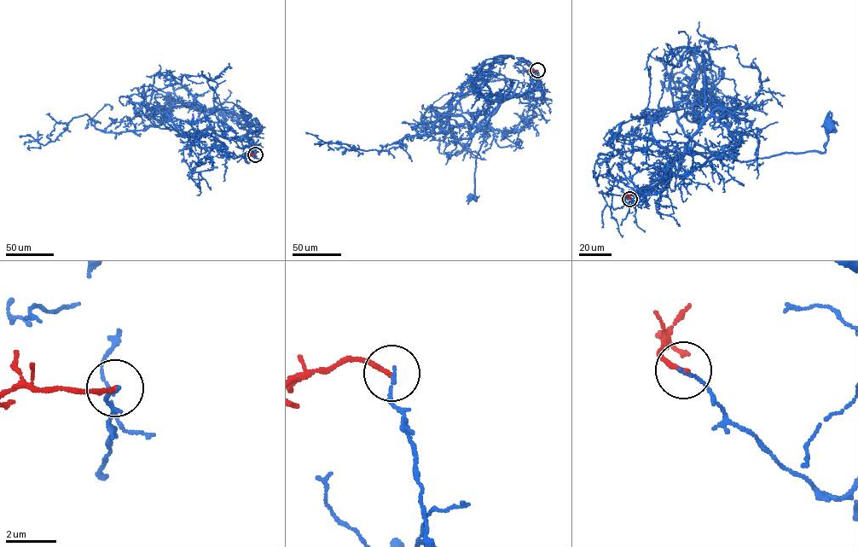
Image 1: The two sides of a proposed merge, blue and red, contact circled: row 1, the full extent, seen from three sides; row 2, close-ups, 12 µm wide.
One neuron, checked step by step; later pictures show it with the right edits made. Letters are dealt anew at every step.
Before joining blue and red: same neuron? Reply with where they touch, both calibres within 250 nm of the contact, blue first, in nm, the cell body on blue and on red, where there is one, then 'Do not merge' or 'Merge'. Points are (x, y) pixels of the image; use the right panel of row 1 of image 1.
Place: (629, 199). Thickness 130 nm (blue) against 190 nm. Soma of blue: (828, 123). Soma of red: none. Do not merge

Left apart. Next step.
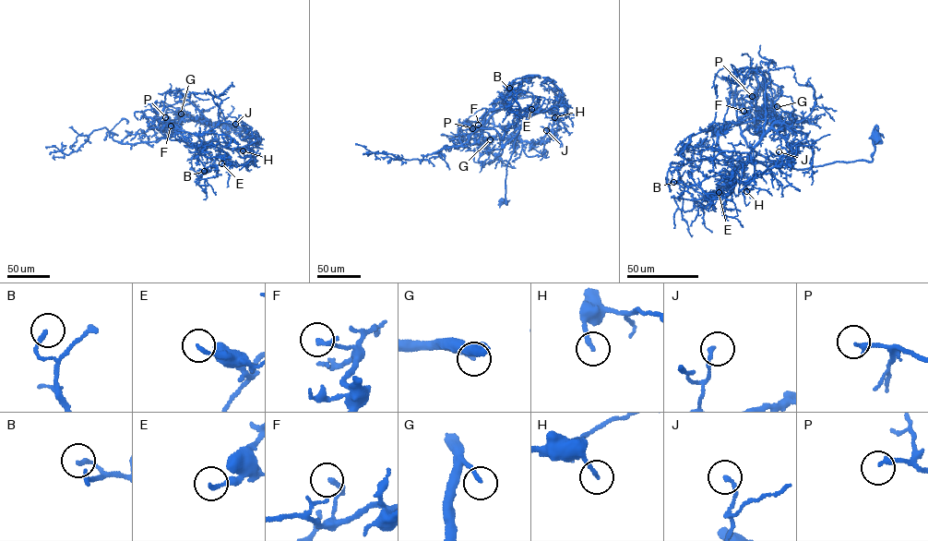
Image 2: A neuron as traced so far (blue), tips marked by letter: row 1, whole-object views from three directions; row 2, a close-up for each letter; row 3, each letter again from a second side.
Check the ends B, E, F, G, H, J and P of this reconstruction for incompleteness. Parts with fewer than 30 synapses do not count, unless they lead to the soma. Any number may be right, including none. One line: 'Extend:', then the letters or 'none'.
Extend: H

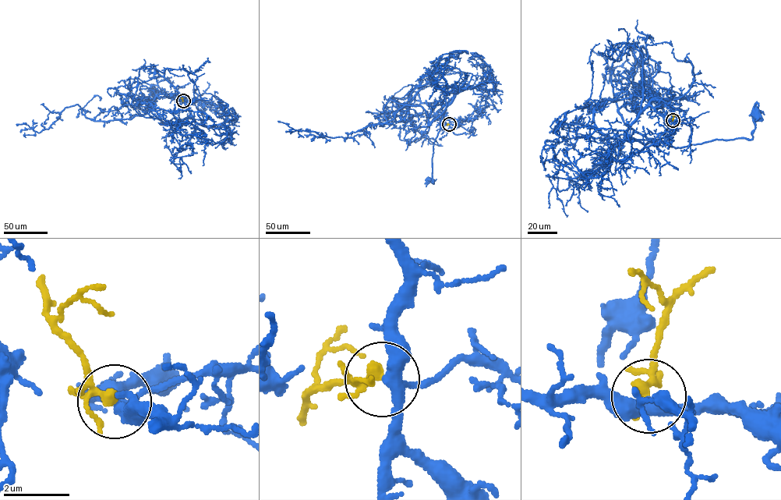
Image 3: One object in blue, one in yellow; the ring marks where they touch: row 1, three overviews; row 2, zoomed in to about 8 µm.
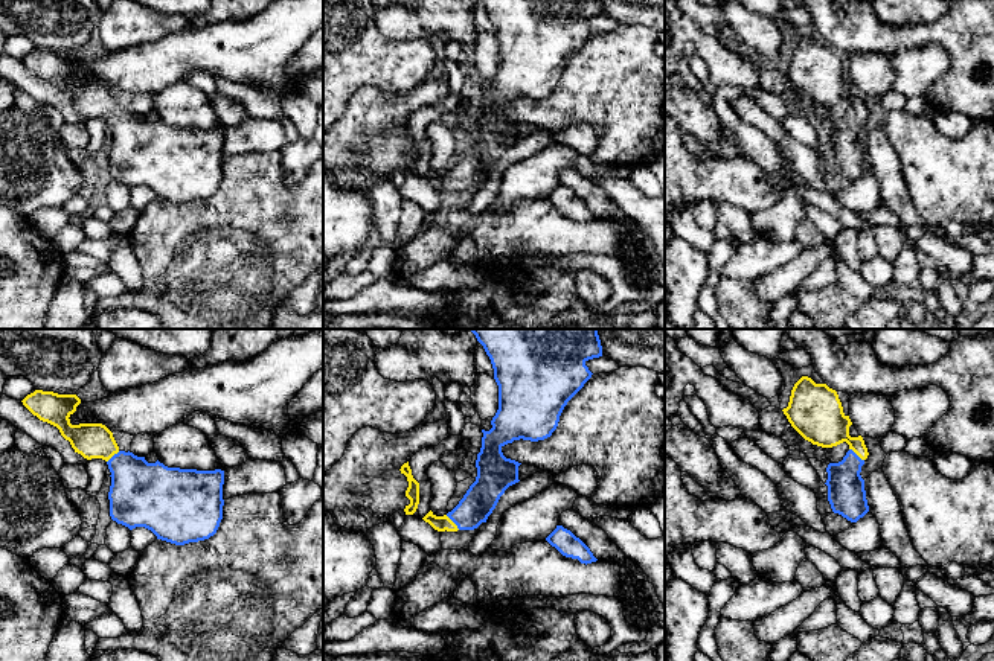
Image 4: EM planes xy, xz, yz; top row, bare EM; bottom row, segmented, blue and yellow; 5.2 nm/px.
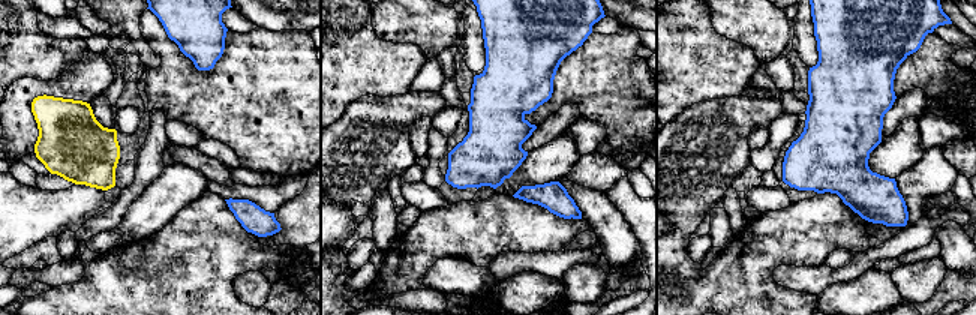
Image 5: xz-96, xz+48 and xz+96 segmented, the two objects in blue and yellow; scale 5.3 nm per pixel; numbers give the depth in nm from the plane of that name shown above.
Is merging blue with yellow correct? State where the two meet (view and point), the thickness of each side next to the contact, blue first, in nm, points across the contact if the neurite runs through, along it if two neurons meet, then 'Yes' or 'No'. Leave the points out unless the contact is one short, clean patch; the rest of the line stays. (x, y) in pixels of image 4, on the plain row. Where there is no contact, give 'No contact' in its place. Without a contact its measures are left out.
Touches blue at xz (453, 180). Thickness 170 nm (blue) against 80 nm. Path across: xz (479, 160), (464, 175), (453, 180), (438, 182). Yes

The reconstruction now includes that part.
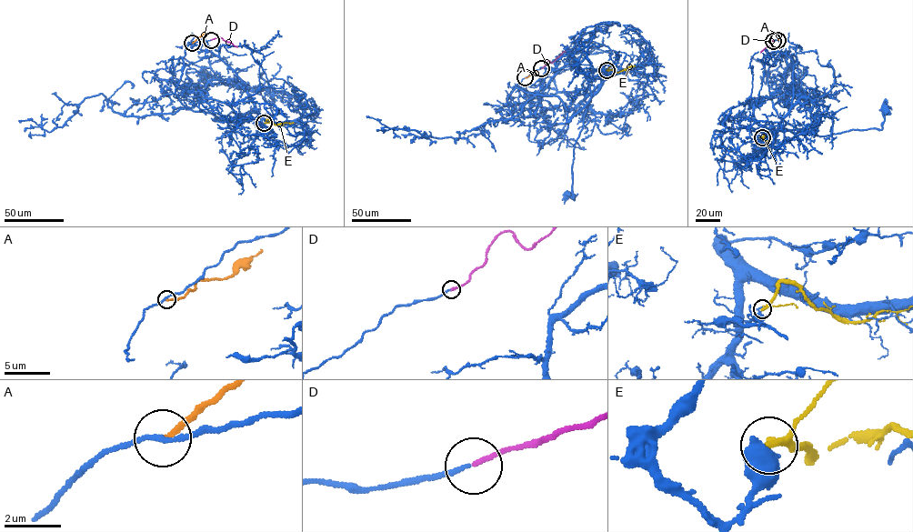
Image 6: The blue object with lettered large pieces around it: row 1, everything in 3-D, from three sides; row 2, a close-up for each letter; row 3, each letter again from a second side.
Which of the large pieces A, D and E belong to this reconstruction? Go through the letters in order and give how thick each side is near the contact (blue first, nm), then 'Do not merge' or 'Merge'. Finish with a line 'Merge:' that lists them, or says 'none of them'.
A: Thickness 160 nm (blue) against 170 nm. Do not merge
D: Thickness 160 nm (blue) against 170 nm. Merge
E: Thickness 180 nm (blue) against 190 nm. Do not merge
Merge: D

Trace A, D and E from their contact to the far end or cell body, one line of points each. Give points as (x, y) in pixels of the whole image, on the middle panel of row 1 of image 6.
A: (525, 77), (537, 71)
D: (541, 68), (565, 51)
E: (606, 70), (619, 72), (635, 65)

